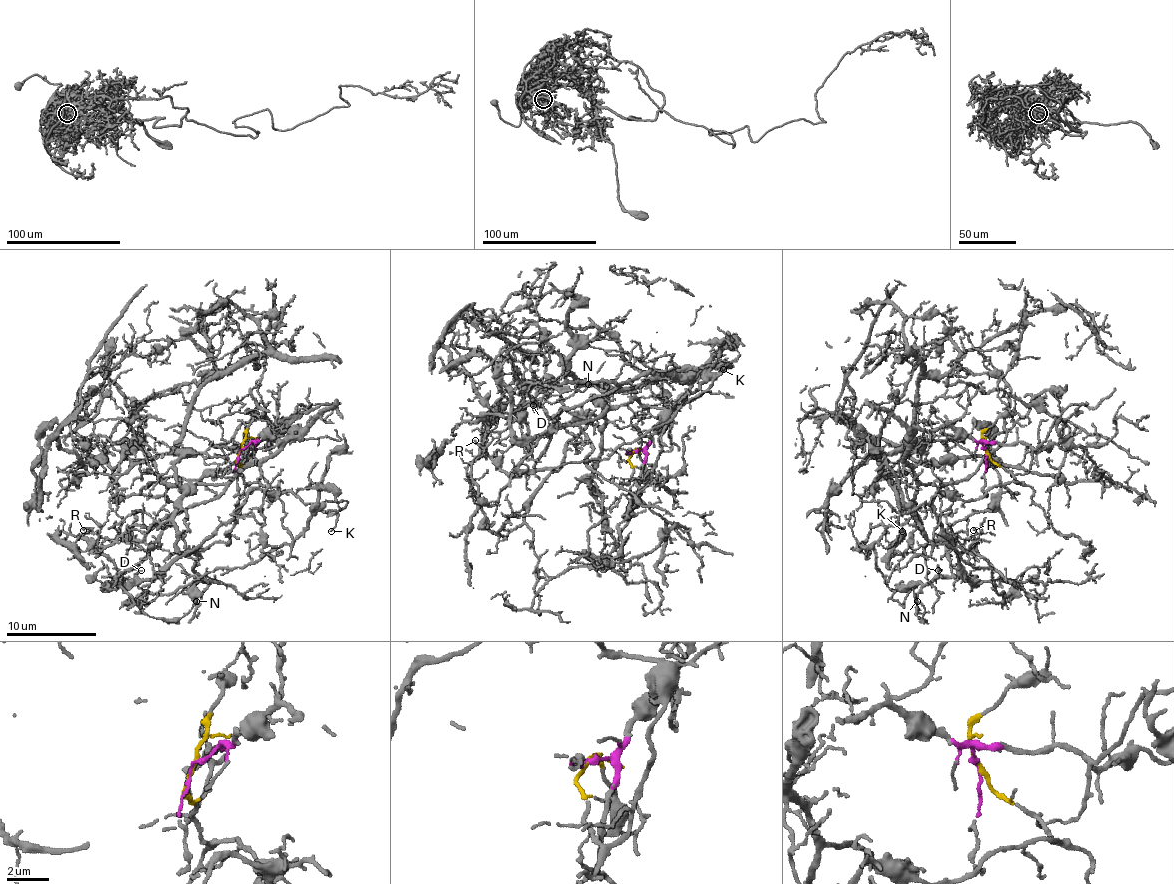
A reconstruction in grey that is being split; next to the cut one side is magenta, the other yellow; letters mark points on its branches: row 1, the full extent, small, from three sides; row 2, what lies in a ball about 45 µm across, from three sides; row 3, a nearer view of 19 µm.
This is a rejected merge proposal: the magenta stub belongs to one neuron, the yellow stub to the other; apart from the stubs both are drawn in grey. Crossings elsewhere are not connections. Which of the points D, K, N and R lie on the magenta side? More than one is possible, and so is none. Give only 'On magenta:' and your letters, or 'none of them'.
On magenta: R

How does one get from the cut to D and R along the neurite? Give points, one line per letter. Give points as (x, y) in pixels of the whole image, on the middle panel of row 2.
D: (632, 453), (632, 478), (644, 487), (662, 448), (659, 408), (630, 399), (517, 437), (511, 410), (533, 406)
R: (632, 453), (689, 385), (657, 372), (565, 381), (542, 388), (499, 435), (481, 446), (475, 439)

